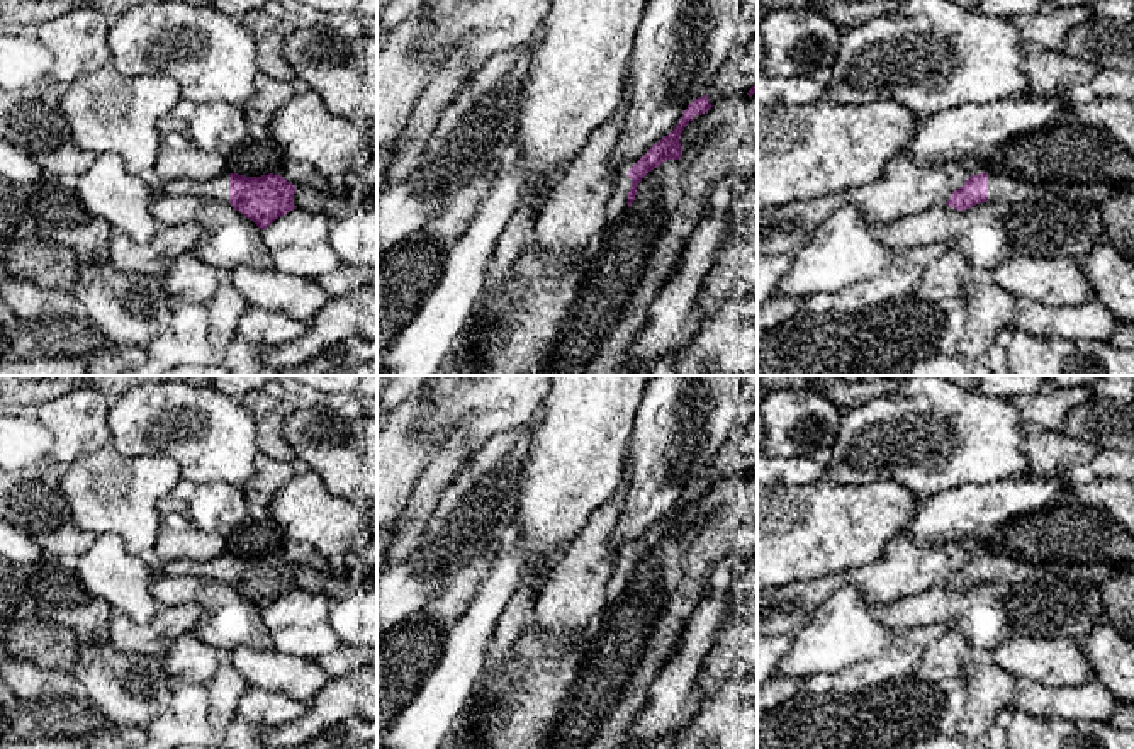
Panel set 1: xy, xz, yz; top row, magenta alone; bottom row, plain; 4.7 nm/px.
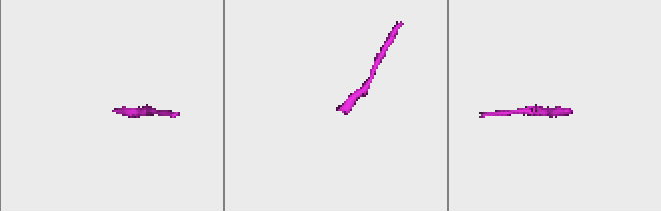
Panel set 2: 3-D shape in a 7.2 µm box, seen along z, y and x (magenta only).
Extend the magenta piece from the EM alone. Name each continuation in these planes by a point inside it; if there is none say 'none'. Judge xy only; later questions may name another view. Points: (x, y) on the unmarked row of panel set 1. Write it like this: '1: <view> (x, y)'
1: xy (218, 568)

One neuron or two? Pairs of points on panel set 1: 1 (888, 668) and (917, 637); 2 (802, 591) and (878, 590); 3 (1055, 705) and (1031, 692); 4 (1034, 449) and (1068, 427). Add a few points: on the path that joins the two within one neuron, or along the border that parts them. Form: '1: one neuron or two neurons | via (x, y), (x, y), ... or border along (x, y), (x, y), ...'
1: one neuron | via (895, 661), (910, 644)
2: one neuron | via (820, 588), (837, 578), (859, 578)
3: one neuron | via (1049, 702), (1041, 702), (1036, 697)
4: two neurons | border along (1056, 430), (1097, 447)

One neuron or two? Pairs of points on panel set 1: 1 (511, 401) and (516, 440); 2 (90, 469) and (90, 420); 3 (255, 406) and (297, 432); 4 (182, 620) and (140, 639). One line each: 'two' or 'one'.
1: two
2: two
3: two
4: one

